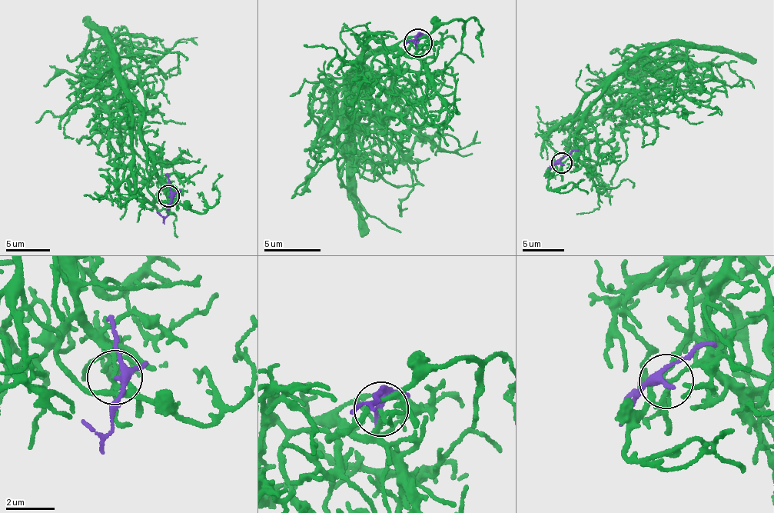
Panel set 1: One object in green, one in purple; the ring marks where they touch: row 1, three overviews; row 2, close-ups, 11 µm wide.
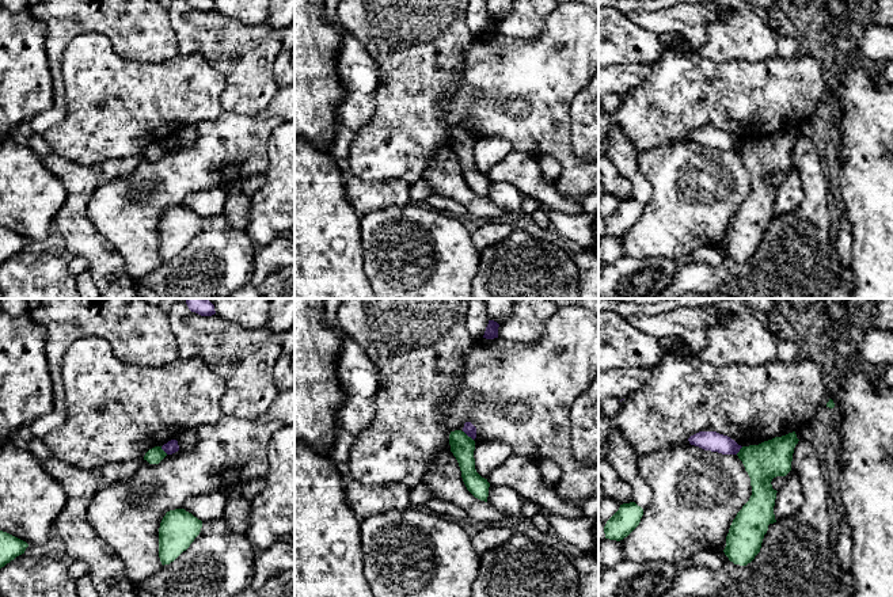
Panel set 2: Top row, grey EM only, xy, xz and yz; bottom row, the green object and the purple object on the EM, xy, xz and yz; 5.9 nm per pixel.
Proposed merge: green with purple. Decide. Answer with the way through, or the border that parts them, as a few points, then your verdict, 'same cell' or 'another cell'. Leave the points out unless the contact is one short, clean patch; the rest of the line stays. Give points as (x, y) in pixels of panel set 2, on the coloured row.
border xz (463, 430), (472, 440); another cell

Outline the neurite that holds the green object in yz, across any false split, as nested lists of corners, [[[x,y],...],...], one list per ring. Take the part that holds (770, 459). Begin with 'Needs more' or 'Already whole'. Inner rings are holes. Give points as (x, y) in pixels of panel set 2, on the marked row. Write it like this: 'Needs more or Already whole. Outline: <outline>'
Already whole. Outline: [[[793,431],[759,445],[742,446],[737,453],[750,478],[752,495],[737,513],[726,536],[723,552],[734,564],[750,563],[760,552],[768,525],[776,522],[774,506],[778,491],[771,482],[791,471],[798,441]]]

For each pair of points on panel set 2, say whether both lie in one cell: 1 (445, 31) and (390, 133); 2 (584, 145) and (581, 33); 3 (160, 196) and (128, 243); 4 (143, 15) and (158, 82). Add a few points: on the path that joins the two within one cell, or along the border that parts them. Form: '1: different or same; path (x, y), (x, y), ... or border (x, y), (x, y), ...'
1: same; path (421, 57), (418, 82), (410, 107)
2: different; border (584, 87), (572, 102), (570, 120)
3: same; path (148, 208), (133, 223), (133, 231)
4: different; border (179, 53), (160, 61), (122, 59)

